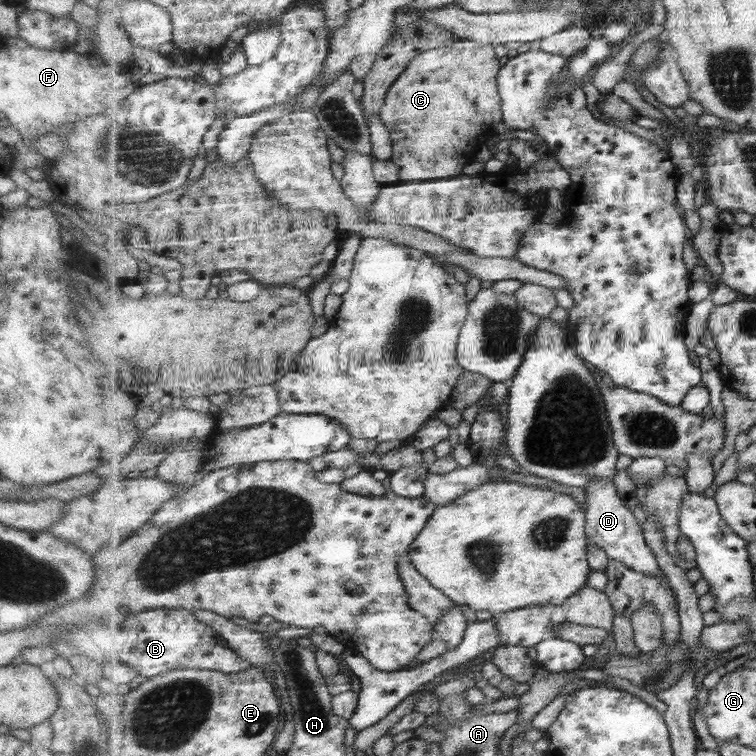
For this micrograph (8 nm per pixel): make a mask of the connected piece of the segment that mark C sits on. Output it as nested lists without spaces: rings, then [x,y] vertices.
[[[465,40],[452,43],[445,47],[427,50],[413,59],[411,64],[409,64],[408,70],[405,70],[405,73],[401,74],[399,79],[391,86],[389,94],[385,99],[385,106],[381,109],[380,114],[383,123],[385,123],[385,127],[391,131],[391,139],[394,141],[395,148],[392,162],[399,168],[399,181],[408,183],[459,177],[463,174],[463,168],[465,168],[467,164],[471,164],[471,162],[475,161],[475,156],[477,156],[477,153],[481,150],[480,147],[487,146],[494,137],[497,137],[498,134],[505,131],[503,125],[502,100],[498,86],[498,75],[502,70],[499,56],[495,54],[495,48],[491,44]]]

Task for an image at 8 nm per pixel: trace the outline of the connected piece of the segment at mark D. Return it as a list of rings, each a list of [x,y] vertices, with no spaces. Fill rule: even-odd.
[[[591,480],[586,487],[588,510],[586,510],[586,533],[588,541],[603,548],[611,560],[619,560],[623,565],[645,575],[665,575],[652,549],[646,544],[642,526],[637,516],[623,504],[619,490],[612,480]]]

